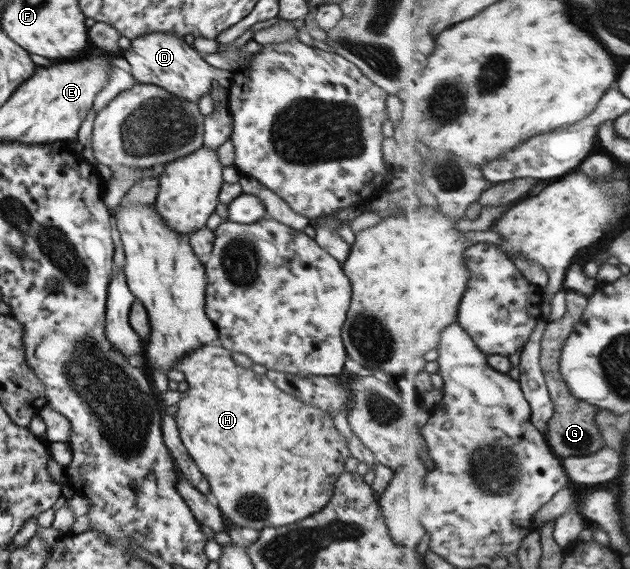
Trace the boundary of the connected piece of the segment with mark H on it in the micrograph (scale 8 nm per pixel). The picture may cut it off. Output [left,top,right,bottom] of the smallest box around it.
[172,343,350,531]

